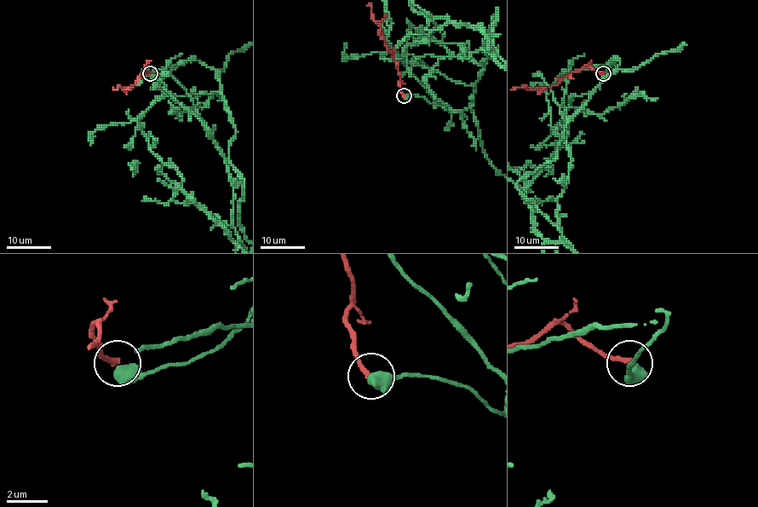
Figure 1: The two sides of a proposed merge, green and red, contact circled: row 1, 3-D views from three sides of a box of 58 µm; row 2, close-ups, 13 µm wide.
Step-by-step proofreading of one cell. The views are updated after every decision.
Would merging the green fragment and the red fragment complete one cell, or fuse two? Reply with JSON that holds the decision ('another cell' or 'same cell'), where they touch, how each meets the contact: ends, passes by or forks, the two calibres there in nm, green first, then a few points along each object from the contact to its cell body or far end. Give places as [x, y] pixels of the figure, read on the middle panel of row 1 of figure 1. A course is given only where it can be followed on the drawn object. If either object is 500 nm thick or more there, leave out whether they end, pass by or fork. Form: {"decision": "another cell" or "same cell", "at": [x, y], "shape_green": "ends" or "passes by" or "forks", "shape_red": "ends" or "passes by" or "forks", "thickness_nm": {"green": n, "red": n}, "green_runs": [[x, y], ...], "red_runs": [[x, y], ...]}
{"decision": "another cell", "at": [404, 95], "thickness_nm": {"green": 600, "red": 280}, "red_runs": [[404, 95], [392, 53], [387, 48], [380, 25], [373, 17], [370, 7], [366, 6]]}

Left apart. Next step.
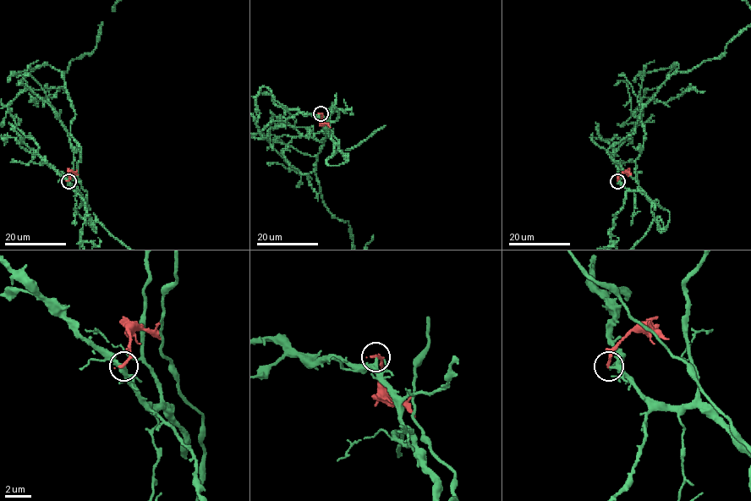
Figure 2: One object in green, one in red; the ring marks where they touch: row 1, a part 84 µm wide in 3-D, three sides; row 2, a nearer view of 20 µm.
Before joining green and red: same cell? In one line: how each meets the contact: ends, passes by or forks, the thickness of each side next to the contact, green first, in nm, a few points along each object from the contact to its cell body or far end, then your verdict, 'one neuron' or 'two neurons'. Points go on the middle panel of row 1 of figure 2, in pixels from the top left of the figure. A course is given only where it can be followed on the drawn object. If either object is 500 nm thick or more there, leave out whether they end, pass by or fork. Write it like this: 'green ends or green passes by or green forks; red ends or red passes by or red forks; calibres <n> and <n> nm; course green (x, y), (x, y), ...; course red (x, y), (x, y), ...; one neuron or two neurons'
green passes by; red ends; calibres 260 and 240 nm; course red (320, 113), (321, 118), (330, 127); two neurons

